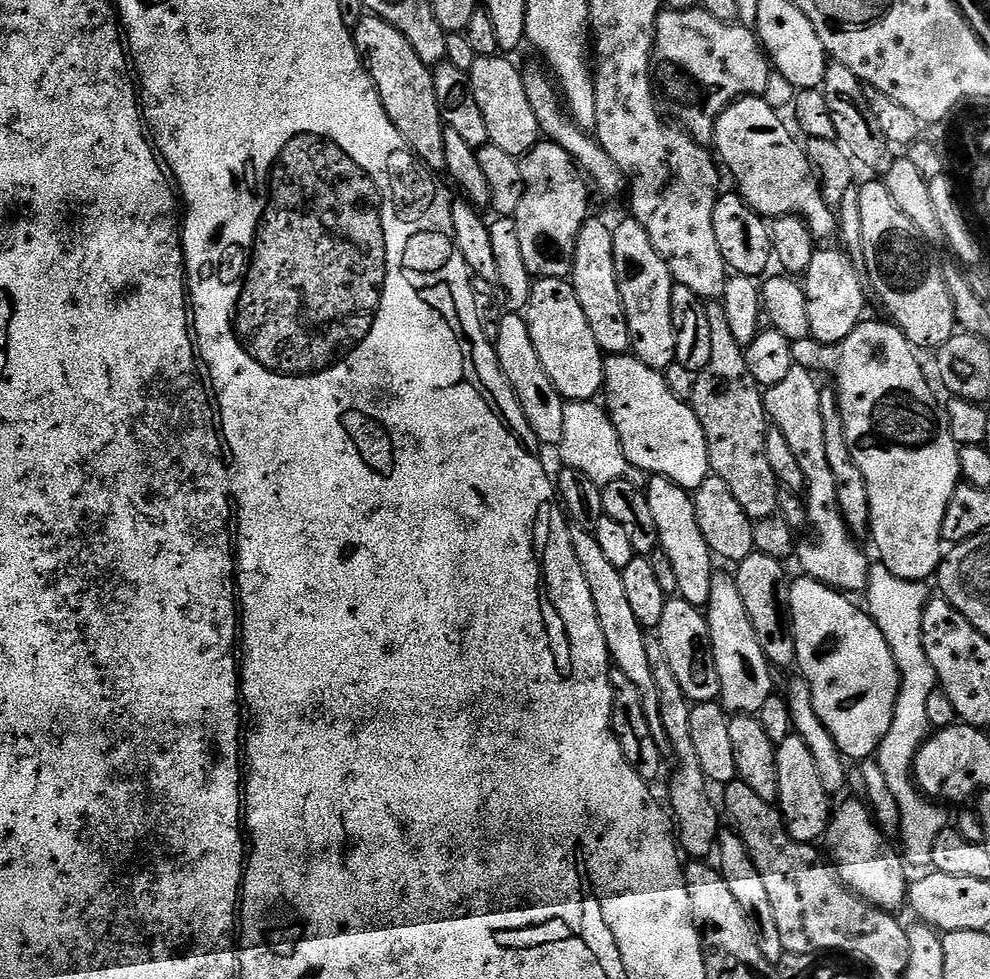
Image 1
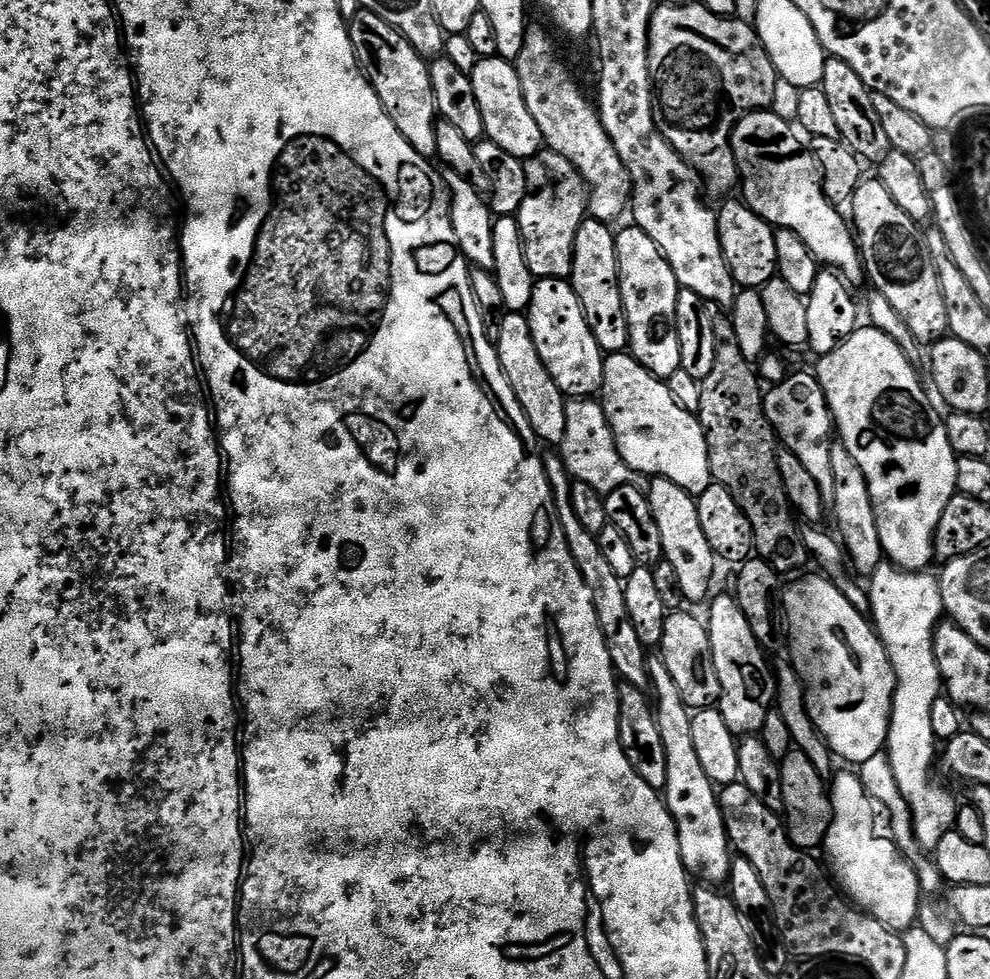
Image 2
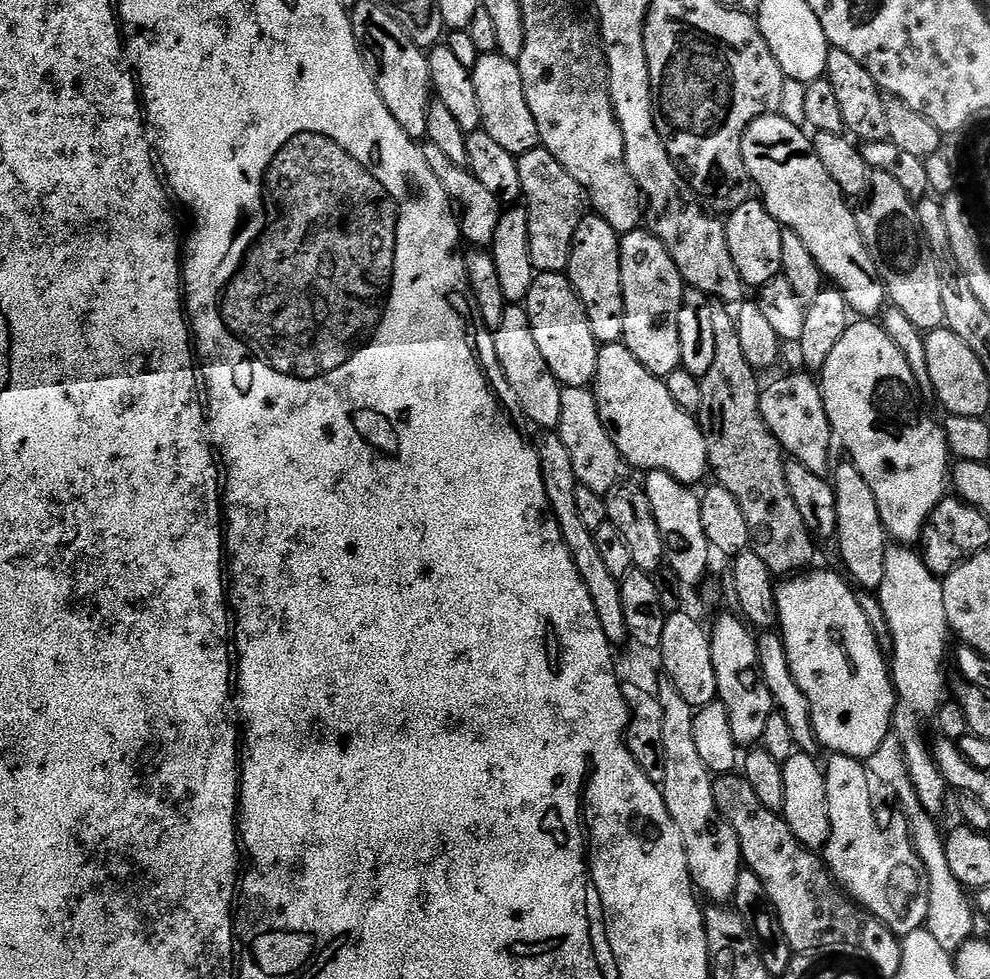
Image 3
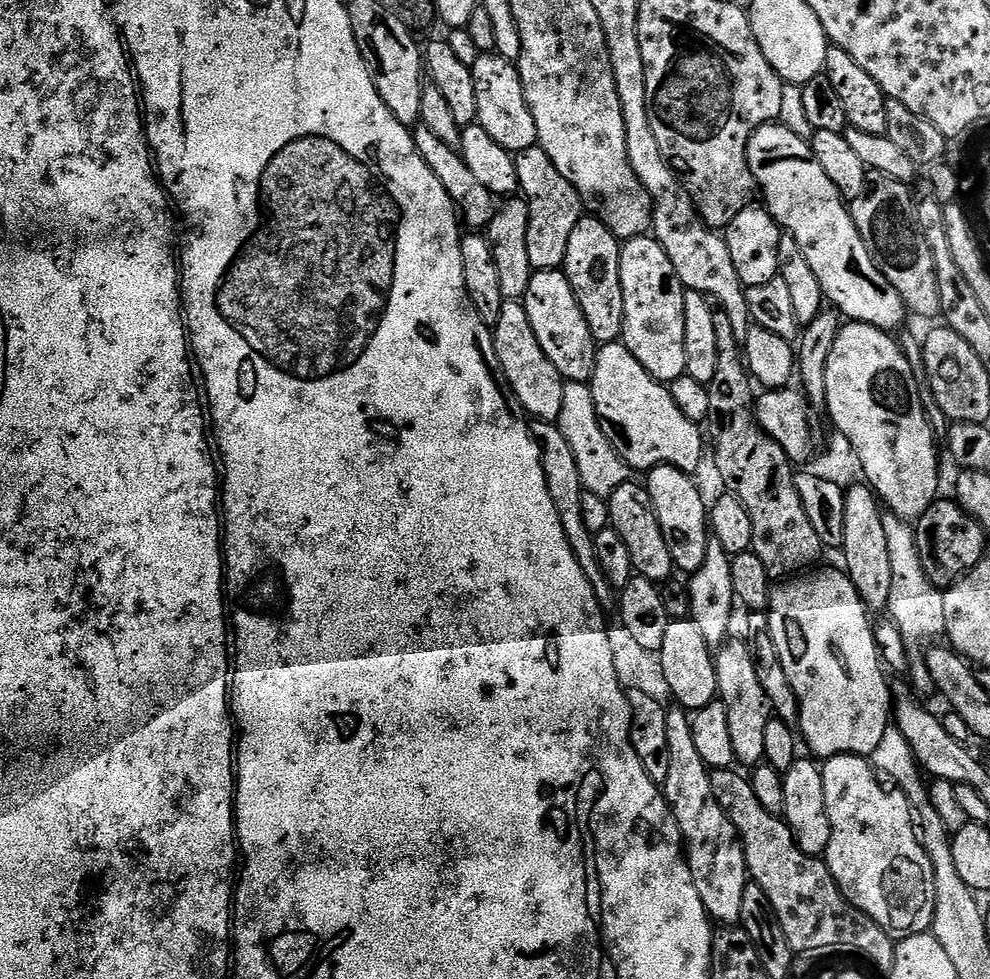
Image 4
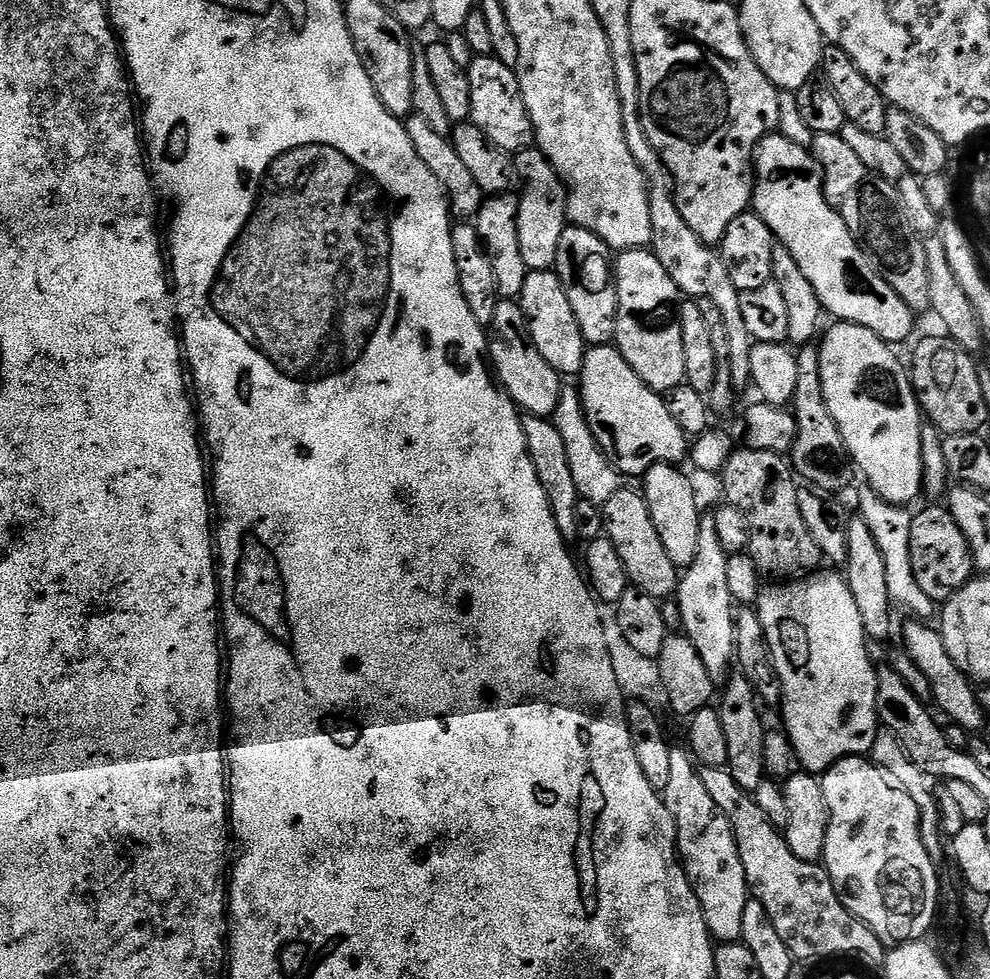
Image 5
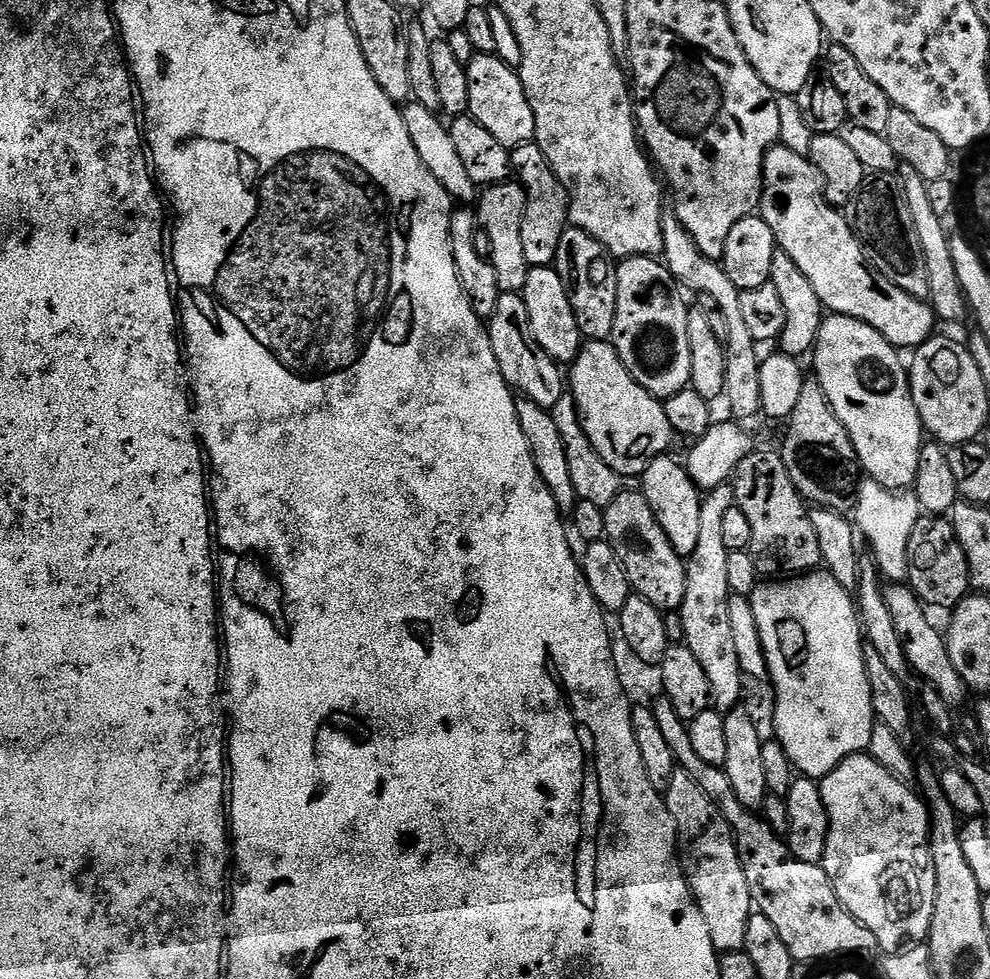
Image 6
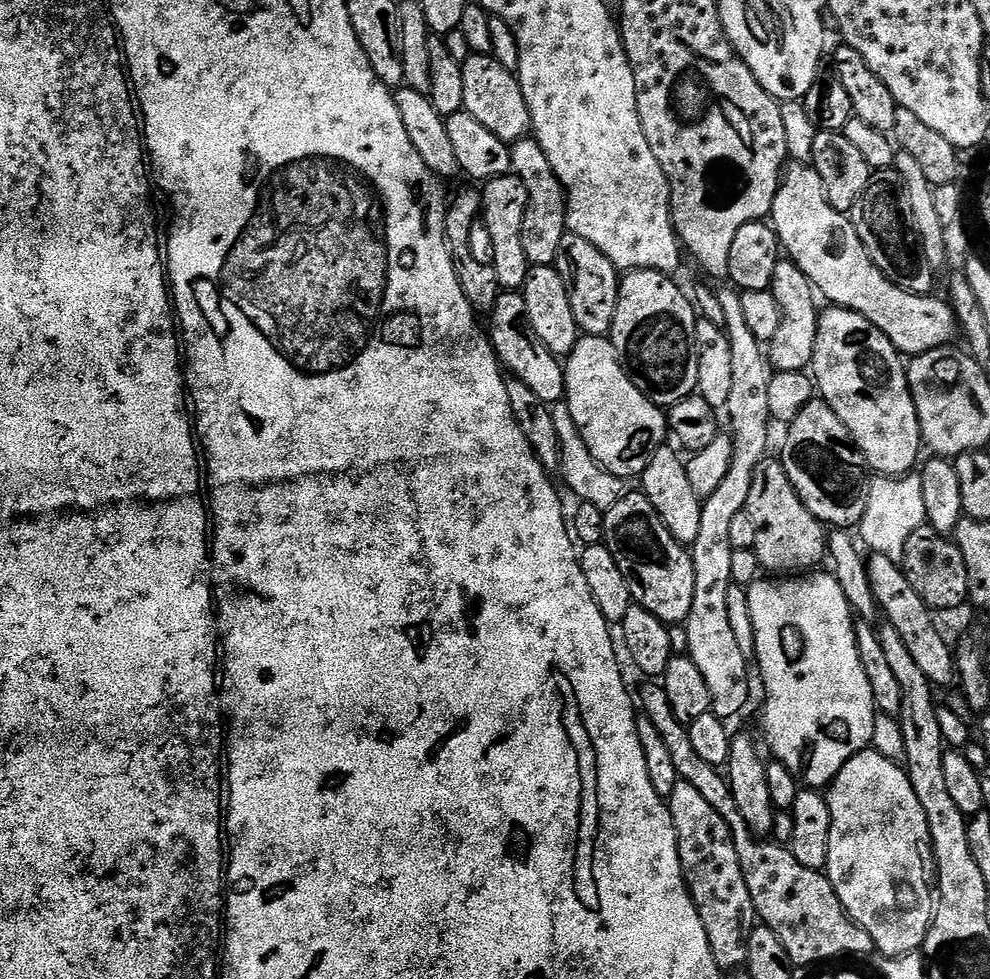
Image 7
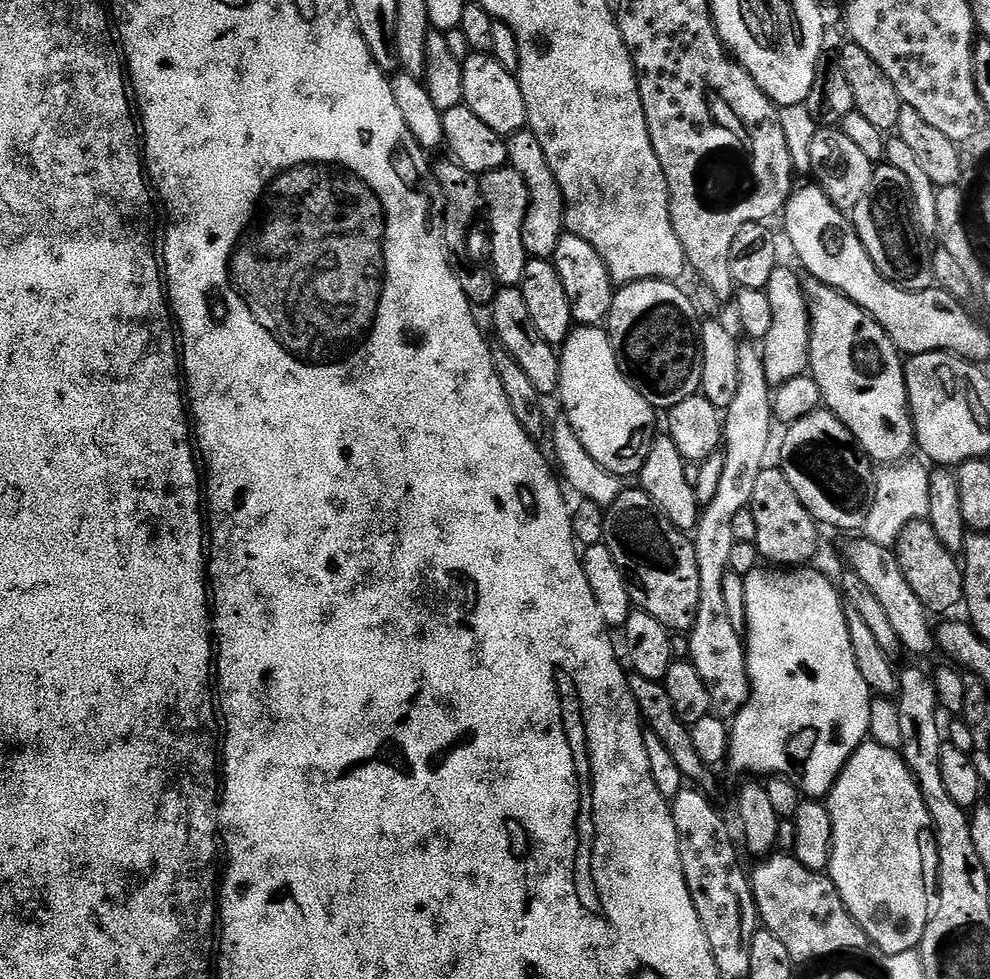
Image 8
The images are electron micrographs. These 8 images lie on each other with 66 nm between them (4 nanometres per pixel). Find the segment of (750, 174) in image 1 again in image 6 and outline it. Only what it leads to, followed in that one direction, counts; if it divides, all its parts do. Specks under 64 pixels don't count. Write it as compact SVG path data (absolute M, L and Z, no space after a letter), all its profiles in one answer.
M777 146L768 152L768 157L764 160L764 196L760 199L758 215L766 222L766 226L770 226L770 230L774 230L779 251L790 254L790 258L798 262L798 270L802 270L802 274L810 278L810 286L814 286L818 298L829 313L849 316L874 326L874 330L878 330L878 334L882 334L882 338L889 340L897 350L919 348L932 339L937 331L938 321L931 304L915 300L913 296L894 286L894 282L874 271L863 244L852 231L851 223L845 217L843 220L836 213L839 211L825 200L822 174L813 166L811 159L803 151L800 152Z

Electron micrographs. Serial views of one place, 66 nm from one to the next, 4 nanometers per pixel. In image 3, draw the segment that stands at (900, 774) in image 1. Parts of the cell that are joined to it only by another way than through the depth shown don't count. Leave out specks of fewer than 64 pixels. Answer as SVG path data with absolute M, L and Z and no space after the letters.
M889 546L886 550L886 574L882 577L882 586L878 589L880 605L886 614L886 622L890 622L892 631L892 650L890 653L890 671L892 686L896 690L896 711L892 718L894 733L904 747L906 768L910 782L917 791L918 800L932 817L939 817L944 803L948 800L950 789L932 757L929 741L924 741L924 723L935 717L936 711L946 700L946 684L944 688L944 651L950 641L950 629L946 618L946 602L944 601L944 585L941 577L930 574L924 564L924 557L919 551L908 546Z

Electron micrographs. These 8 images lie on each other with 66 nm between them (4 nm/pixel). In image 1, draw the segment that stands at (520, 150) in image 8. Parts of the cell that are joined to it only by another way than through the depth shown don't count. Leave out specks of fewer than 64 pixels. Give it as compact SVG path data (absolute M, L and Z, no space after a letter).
M551 142L537 144L522 167L524 193L514 219L526 270L532 277L542 280L568 280L576 257L578 230L582 230L584 221L590 216L586 177L566 150Z

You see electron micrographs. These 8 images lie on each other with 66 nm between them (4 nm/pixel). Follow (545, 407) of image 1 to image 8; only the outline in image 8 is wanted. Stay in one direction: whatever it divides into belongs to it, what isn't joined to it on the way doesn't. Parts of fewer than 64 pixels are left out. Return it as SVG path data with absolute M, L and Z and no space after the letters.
M504 286L497 291L490 305L492 311L492 328L500 339L499 347L511 354L514 362L526 372L530 380L540 392L541 397L555 393L560 386L560 358L557 349L547 344L534 330L530 310L526 310L526 298L520 293L519 287Z

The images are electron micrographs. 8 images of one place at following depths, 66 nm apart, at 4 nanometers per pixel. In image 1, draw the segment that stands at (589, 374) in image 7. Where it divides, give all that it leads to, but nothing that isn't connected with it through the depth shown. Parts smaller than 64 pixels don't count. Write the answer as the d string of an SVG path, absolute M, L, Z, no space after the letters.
M632 354L609 356L604 362L602 400L614 422L614 430L618 430L622 450L633 469L640 471L641 468L652 476L664 476L667 480L674 481L679 488L695 490L702 486L702 482L710 474L708 443L691 403L679 400L670 390L664 372L655 372Z

